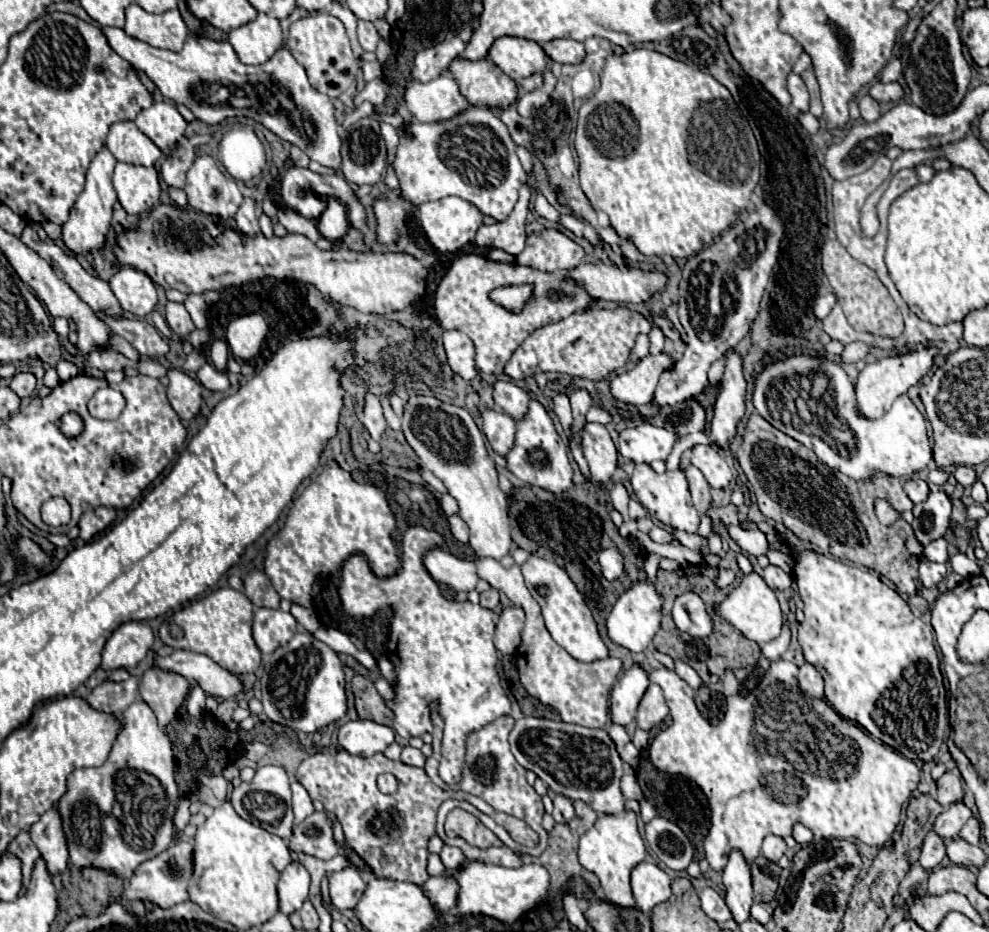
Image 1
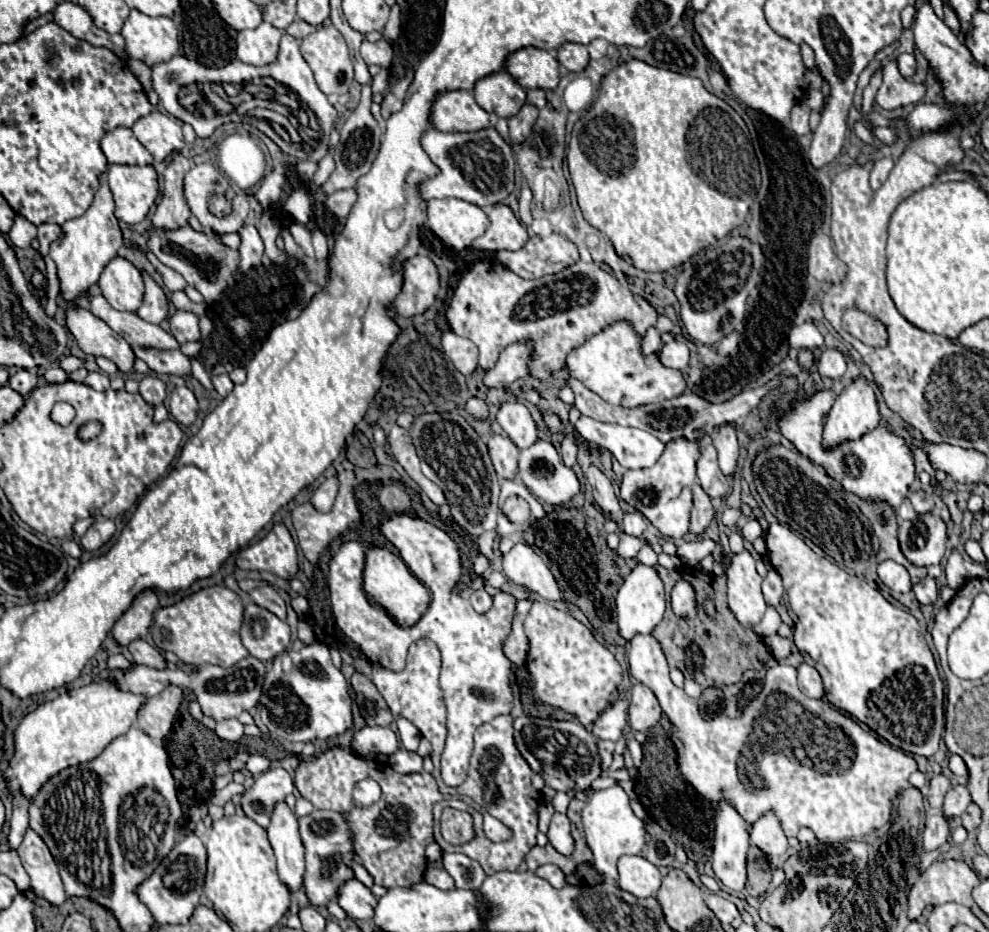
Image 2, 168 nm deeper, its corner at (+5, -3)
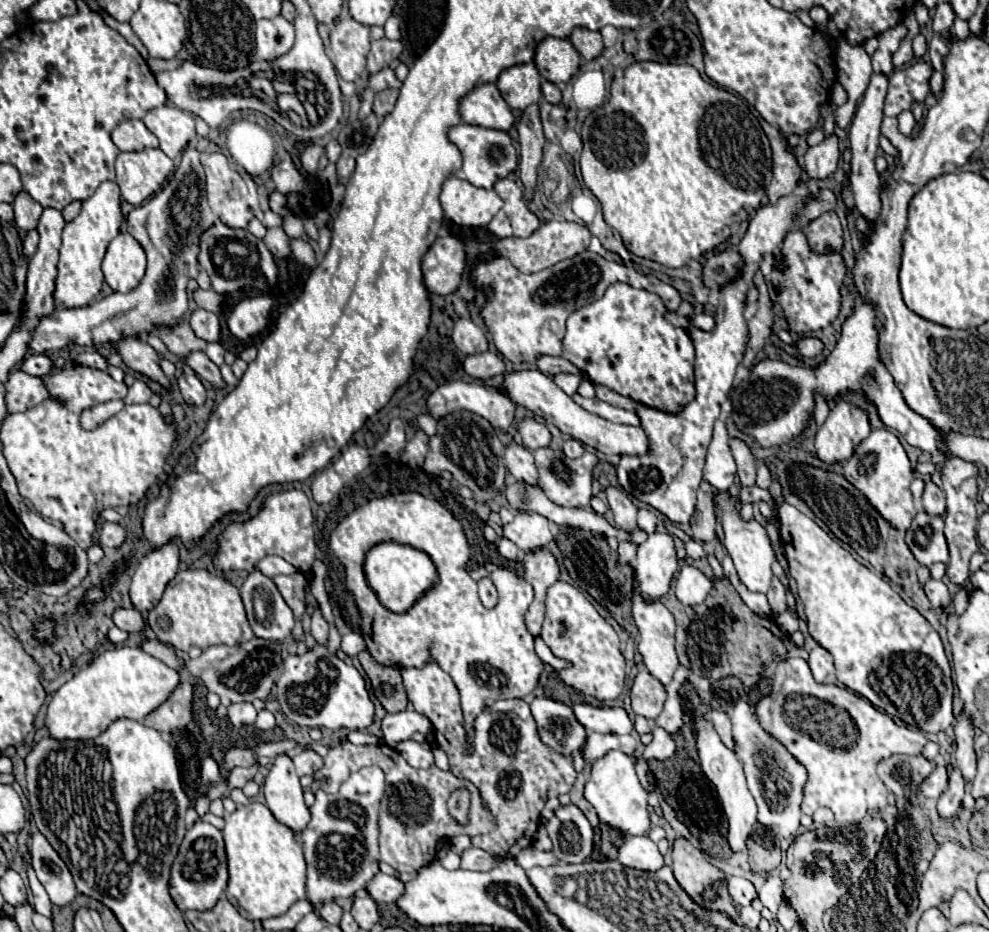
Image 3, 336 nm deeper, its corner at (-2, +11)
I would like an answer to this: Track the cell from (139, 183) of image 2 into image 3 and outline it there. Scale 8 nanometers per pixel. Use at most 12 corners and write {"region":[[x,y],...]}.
{"region":[[160,149],[120,153],[116,183],[140,205],[160,189],[172,159]]}

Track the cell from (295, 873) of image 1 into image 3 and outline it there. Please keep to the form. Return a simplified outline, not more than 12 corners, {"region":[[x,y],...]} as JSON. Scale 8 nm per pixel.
{"region":[[286,753],[272,759],[264,795],[274,817],[300,835],[310,821]]}

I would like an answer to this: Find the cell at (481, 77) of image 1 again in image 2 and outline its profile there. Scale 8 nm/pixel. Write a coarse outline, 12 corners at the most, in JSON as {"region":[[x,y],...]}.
{"region":[[505,69],[479,79],[481,109],[503,119],[525,103]]}

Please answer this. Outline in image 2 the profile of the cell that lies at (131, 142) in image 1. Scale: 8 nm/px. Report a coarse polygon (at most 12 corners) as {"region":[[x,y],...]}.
{"region":[[131,129],[109,131],[101,149],[109,163],[151,165]]}

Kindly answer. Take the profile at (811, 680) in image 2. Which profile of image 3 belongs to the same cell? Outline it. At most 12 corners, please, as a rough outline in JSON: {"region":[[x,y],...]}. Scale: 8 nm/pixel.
{"region":[[814,647],[808,665],[818,683],[836,683],[832,655]]}

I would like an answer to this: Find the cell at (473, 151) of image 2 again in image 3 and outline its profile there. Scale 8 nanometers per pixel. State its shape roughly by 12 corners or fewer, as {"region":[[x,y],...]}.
{"region":[[460,123],[450,141],[464,165],[454,175],[492,189],[518,167],[504,131]]}

